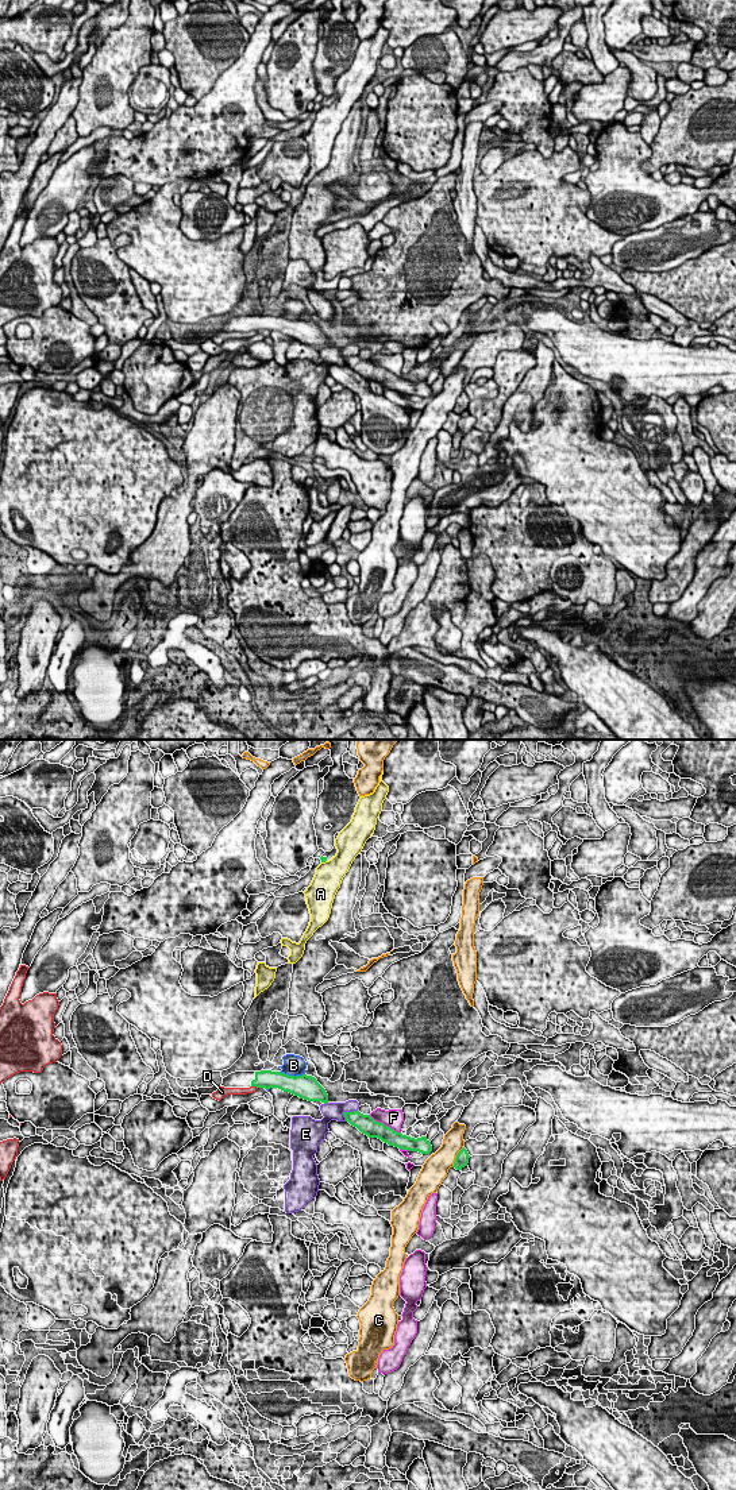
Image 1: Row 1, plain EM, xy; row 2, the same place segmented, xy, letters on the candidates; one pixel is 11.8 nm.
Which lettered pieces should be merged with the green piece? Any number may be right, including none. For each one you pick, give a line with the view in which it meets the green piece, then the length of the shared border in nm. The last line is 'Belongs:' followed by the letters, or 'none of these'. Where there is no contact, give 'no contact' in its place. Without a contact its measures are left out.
Belongs: none of these

